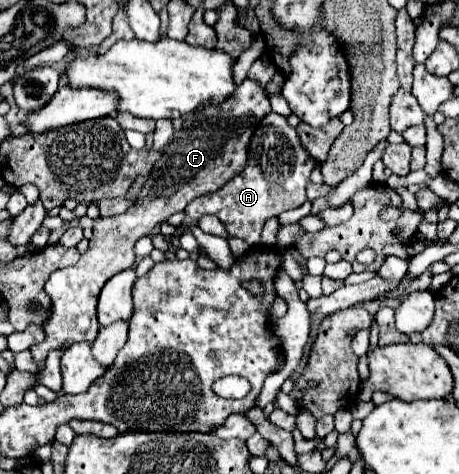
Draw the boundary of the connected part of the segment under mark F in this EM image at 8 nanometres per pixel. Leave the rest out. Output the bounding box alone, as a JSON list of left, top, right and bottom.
[30,78,270,368]

